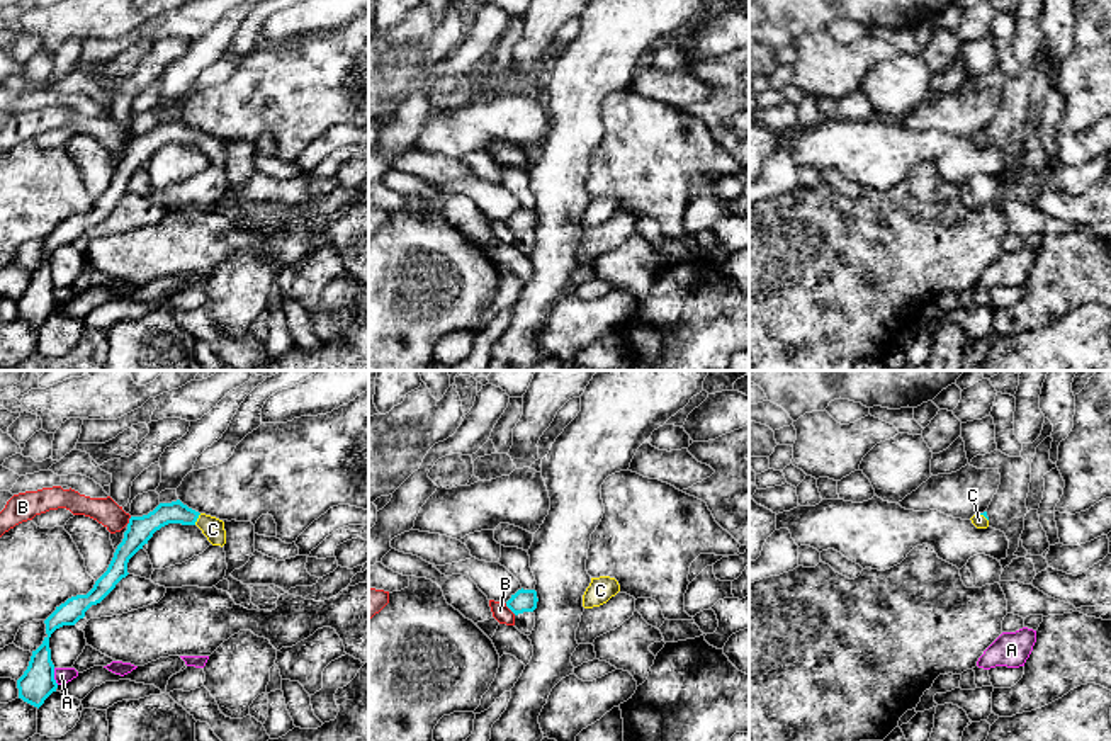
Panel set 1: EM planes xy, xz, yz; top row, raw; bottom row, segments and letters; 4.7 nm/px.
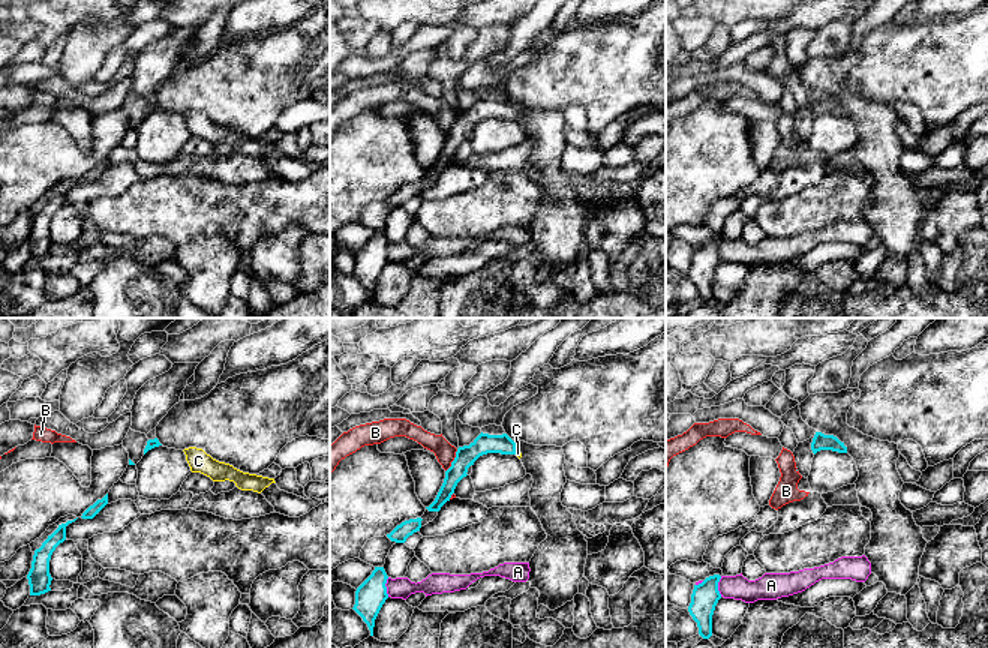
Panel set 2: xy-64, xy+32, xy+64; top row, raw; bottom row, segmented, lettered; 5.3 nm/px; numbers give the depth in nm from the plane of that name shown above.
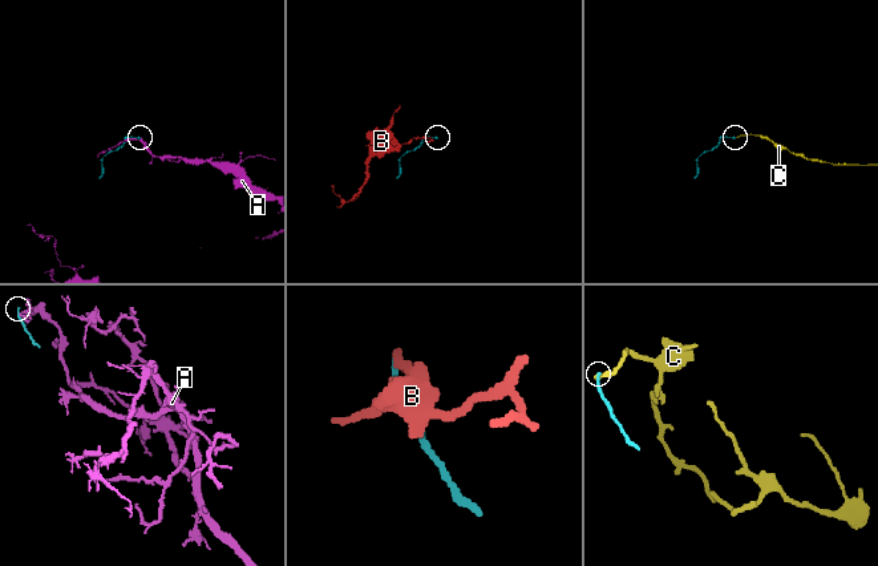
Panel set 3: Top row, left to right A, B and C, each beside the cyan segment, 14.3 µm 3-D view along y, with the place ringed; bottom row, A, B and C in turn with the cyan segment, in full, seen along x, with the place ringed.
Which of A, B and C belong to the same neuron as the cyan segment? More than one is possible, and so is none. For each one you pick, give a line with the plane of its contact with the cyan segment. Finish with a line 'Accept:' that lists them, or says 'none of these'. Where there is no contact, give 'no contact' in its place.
C: meets cyan in xy
Accept: C

